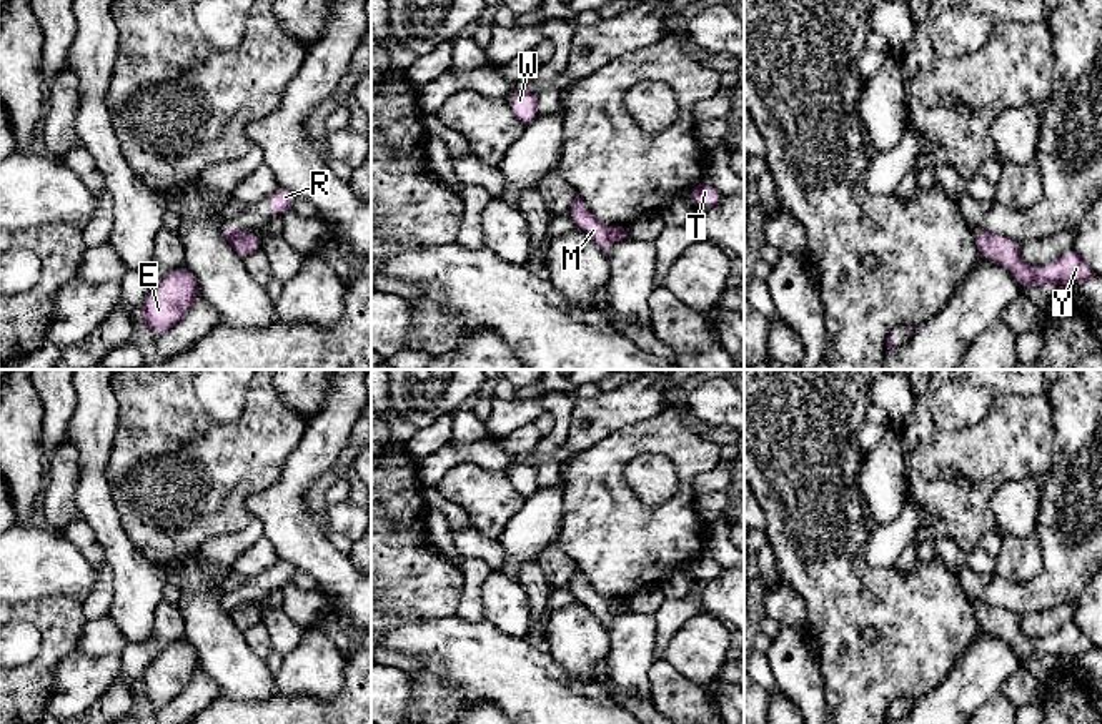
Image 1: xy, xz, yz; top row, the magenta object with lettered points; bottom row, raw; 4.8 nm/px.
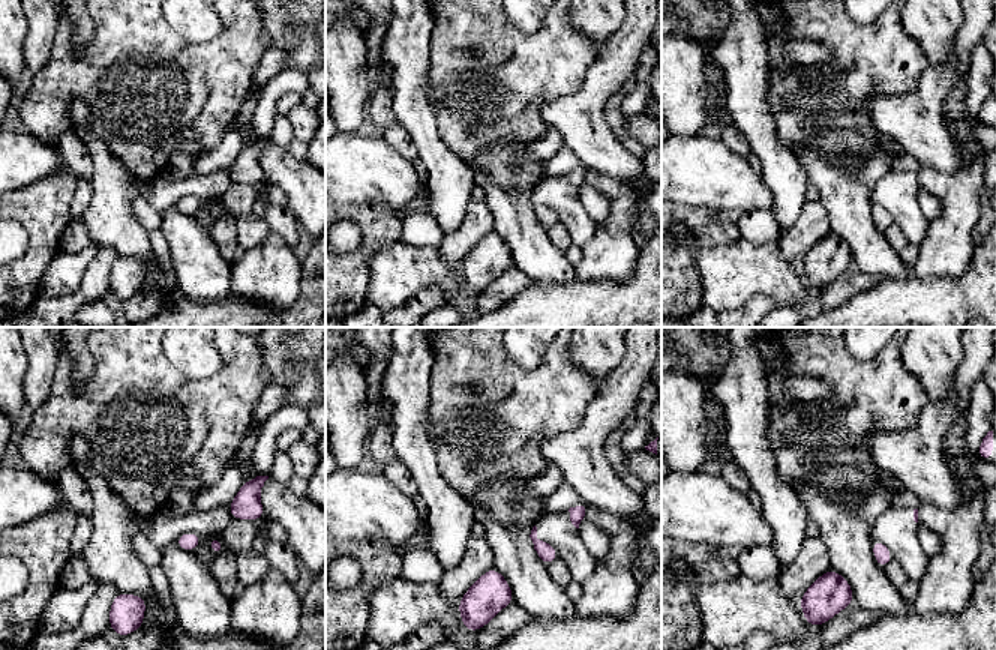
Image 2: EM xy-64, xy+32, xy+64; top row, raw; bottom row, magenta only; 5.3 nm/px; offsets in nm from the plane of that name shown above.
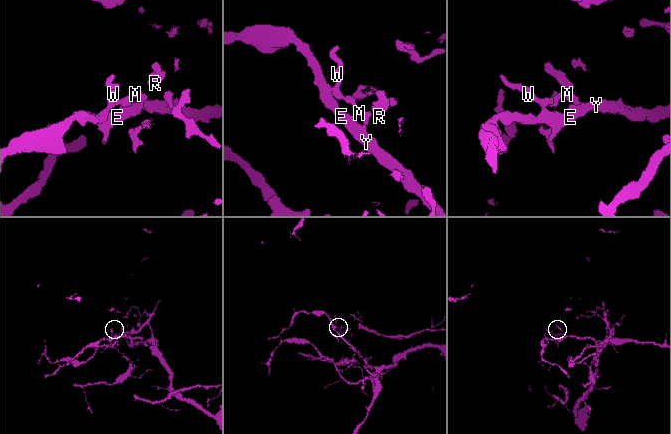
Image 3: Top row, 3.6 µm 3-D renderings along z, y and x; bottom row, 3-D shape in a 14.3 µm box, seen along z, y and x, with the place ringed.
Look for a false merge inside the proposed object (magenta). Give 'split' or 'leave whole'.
split

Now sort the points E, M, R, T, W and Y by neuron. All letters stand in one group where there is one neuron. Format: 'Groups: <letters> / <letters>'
Groups: E W Y / M R T

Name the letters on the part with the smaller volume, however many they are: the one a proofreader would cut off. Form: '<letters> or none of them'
M, R, T

